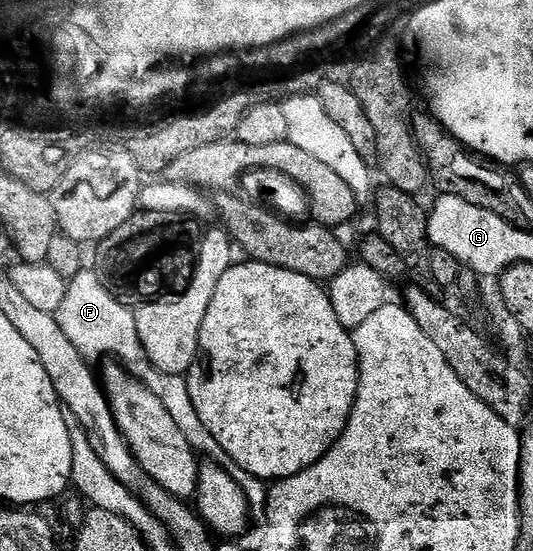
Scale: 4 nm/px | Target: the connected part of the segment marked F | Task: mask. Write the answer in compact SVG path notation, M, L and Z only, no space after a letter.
M84 269L66 284L64 302L56 312L56 318L60 329L64 329L68 341L72 341L76 349L80 349L80 353L87 361L113 357L121 363L135 379L142 380L148 389L152 389L152 393L156 393L156 397L160 397L160 401L164 401L164 409L172 413L176 425L180 425L184 437L188 437L188 441L199 456L209 457L214 461L221 460L223 454L220 445L216 437L212 437L212 433L204 429L204 421L200 421L200 413L196 413L196 405L192 405L192 397L188 393L185 378L181 375L165 375L150 364L144 353L144 345L140 345L140 333L136 333L134 311L126 308L127 304L107 286L103 276L97 270L94 271Z

